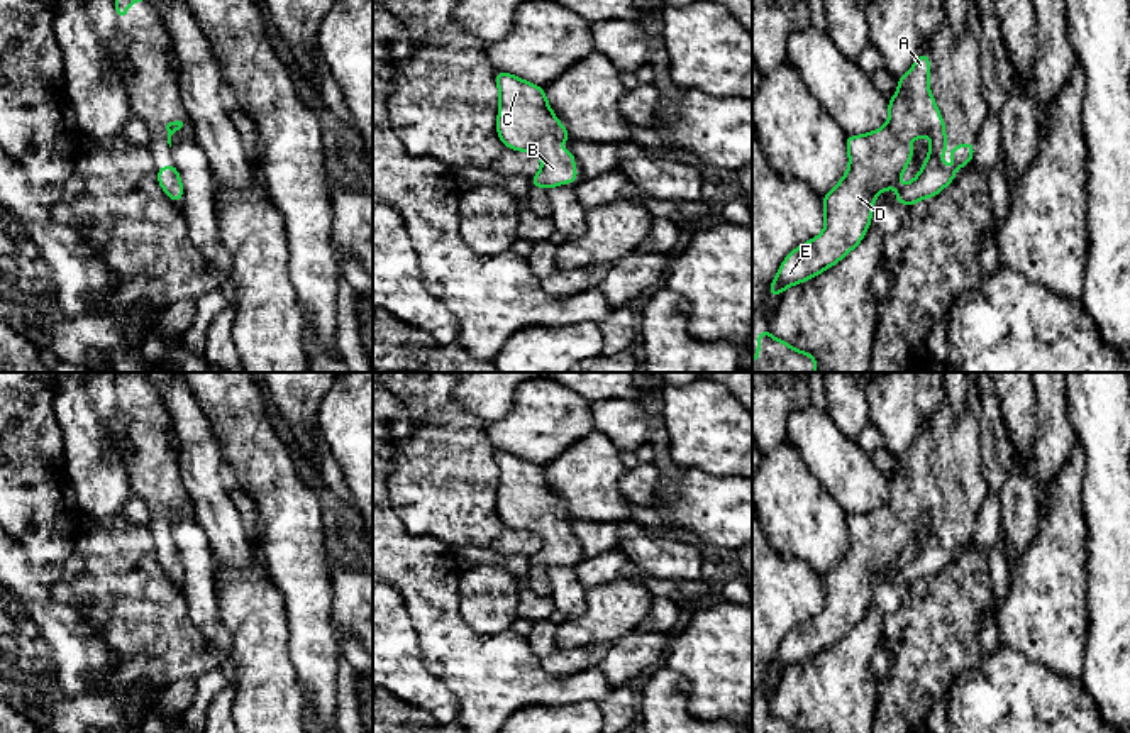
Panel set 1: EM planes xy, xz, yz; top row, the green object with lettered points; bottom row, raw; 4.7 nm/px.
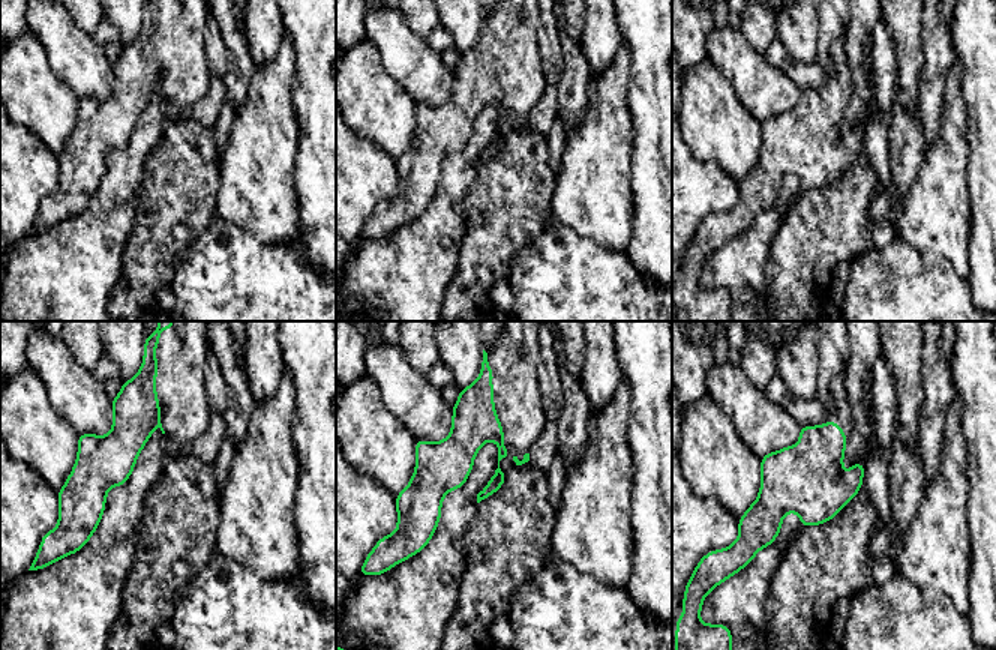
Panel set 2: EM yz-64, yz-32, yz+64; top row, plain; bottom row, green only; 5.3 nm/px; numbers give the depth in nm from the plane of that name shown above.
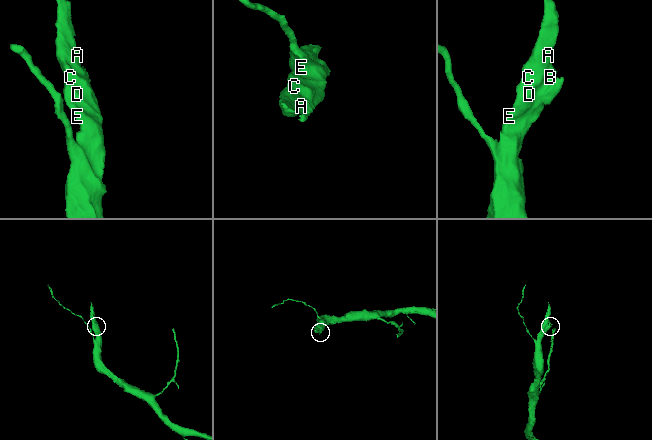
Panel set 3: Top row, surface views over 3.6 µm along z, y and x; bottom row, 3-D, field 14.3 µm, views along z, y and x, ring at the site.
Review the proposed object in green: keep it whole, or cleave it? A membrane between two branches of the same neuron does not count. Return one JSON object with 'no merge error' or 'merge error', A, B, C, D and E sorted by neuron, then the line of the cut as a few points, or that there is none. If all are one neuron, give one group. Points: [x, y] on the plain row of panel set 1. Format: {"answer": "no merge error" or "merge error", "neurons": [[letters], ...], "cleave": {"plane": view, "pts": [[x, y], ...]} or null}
{"answer": "no merge error", "neurons": [["A", "B", "C", "D", "E"]], "cleave": null}

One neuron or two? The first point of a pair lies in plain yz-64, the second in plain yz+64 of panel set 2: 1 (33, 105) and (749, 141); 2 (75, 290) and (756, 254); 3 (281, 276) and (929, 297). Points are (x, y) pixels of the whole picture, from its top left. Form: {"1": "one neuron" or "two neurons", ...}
{"1": "one neuron", "2": "one neuron", "3": "one neuron"}

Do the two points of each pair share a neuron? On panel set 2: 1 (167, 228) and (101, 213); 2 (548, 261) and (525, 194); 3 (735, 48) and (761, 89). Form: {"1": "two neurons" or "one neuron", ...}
{"1": "two neurons", "2": "two neurons", "3": "one neuron"}

